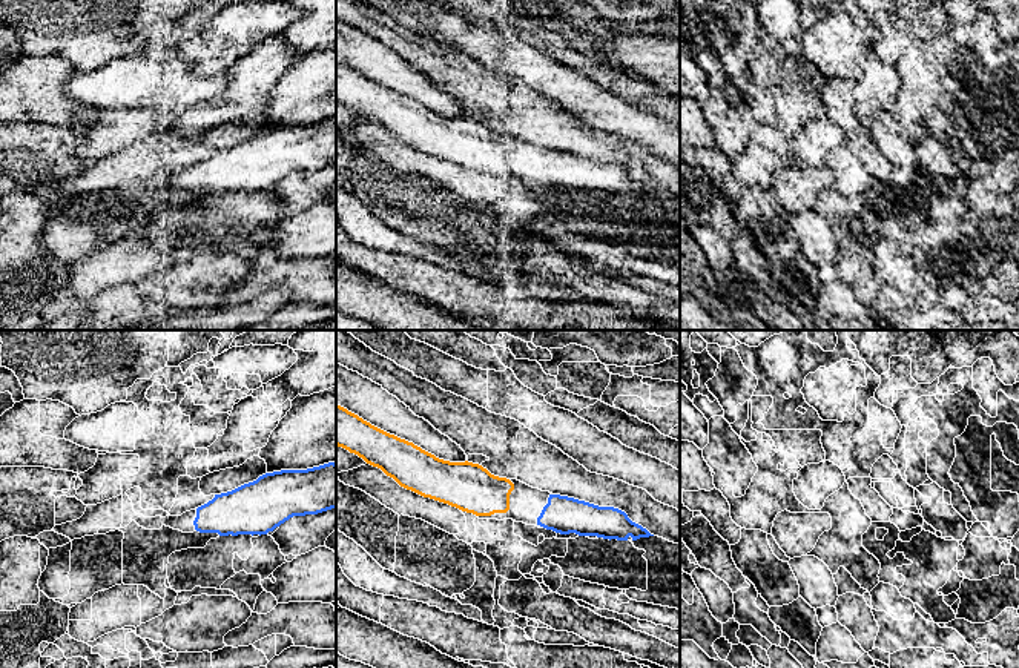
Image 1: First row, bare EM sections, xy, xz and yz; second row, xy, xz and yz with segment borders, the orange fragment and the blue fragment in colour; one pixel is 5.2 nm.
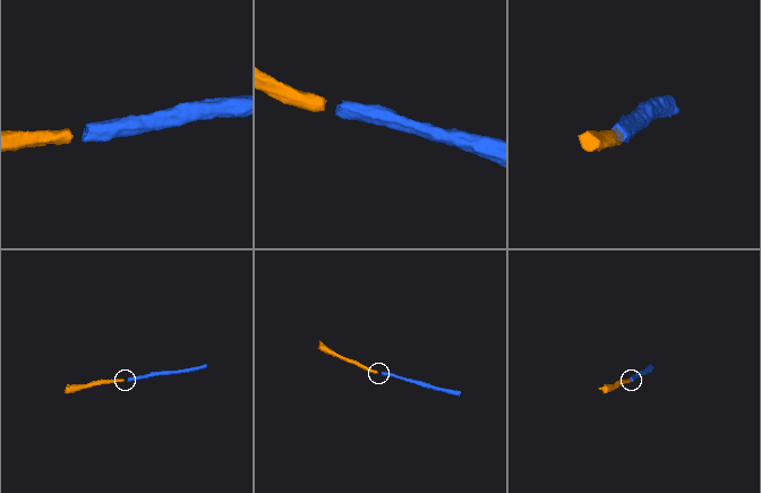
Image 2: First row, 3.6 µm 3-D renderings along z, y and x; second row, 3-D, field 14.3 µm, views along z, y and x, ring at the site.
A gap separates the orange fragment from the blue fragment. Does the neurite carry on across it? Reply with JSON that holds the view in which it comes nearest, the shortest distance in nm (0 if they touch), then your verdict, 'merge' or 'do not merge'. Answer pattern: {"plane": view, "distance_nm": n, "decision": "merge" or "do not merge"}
{"plane": "xz", "distance_nm": 160, "decision": "merge"}

